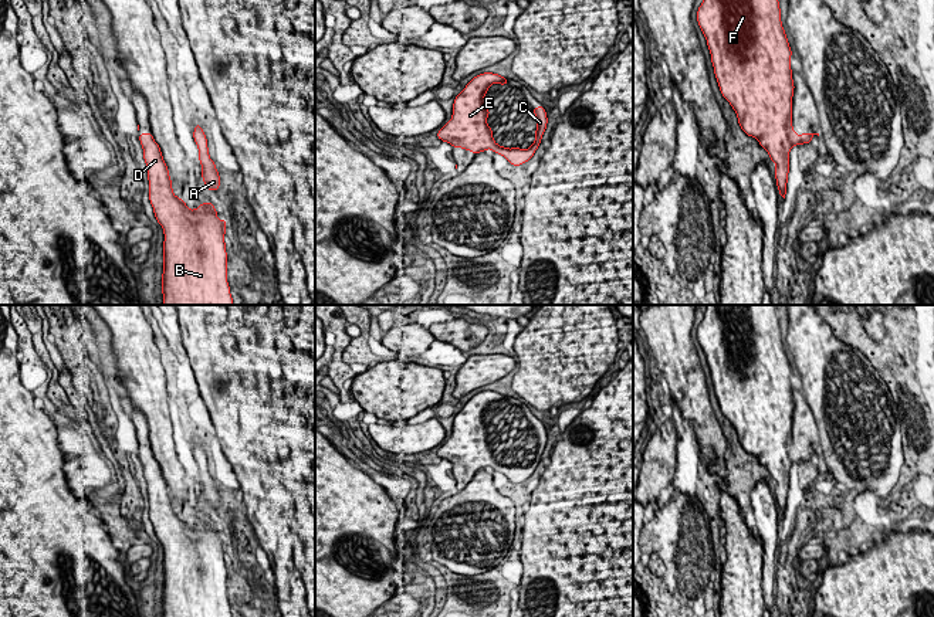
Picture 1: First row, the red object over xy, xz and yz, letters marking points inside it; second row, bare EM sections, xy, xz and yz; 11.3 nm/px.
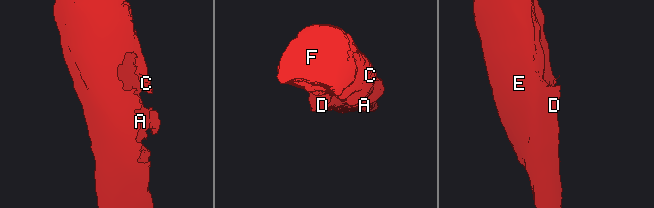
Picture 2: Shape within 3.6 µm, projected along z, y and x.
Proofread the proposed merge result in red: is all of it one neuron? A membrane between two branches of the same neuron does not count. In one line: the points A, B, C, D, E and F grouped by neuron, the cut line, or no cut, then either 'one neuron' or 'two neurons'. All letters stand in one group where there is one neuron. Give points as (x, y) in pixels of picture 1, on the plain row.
A B C D E F | no cut | one neuron

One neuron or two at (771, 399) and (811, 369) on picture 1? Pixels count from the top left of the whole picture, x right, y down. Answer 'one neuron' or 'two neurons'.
two neurons

